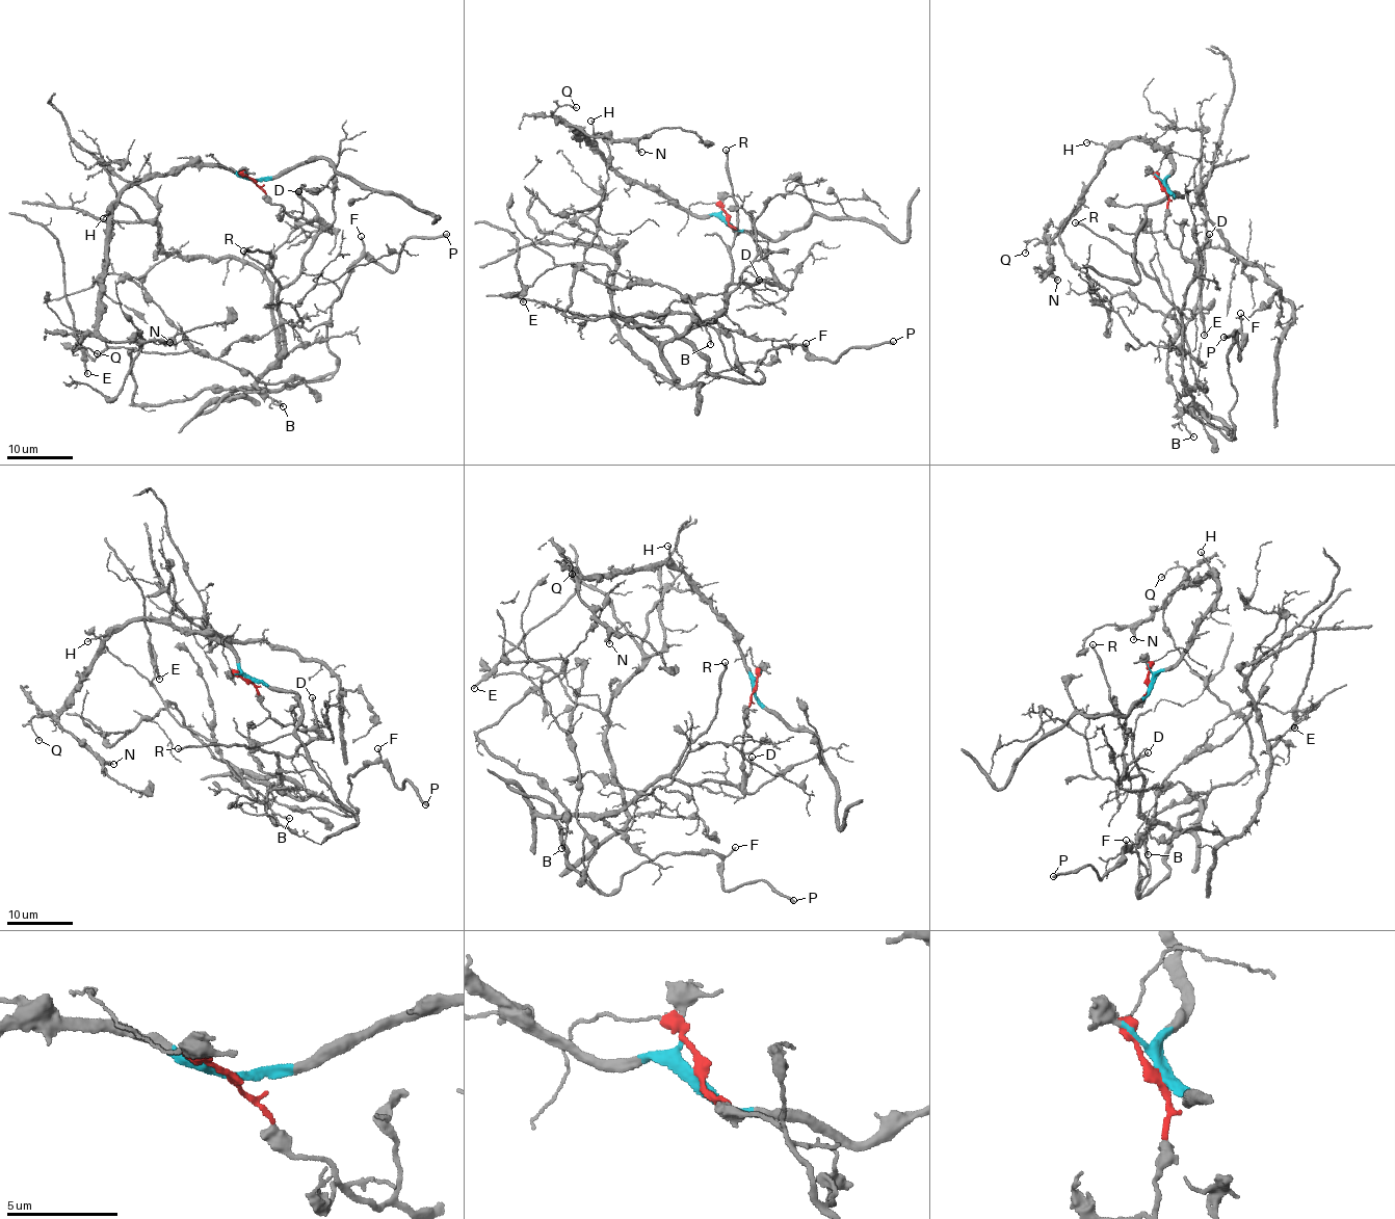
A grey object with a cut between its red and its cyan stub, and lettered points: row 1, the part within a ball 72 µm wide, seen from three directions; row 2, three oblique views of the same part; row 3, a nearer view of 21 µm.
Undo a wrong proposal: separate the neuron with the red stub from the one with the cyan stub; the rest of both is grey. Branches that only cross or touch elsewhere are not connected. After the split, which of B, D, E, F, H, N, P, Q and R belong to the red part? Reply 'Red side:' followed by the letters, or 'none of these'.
Red side: B, D, E, F, P, R

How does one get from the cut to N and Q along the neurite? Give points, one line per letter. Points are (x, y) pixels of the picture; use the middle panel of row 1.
N: (727, 220), (693, 215), (631, 183), (574, 127), (629, 141), (641, 152)
Q: (727, 220), (676, 207), (631, 183), (554, 114), (562, 105), (576, 107)

